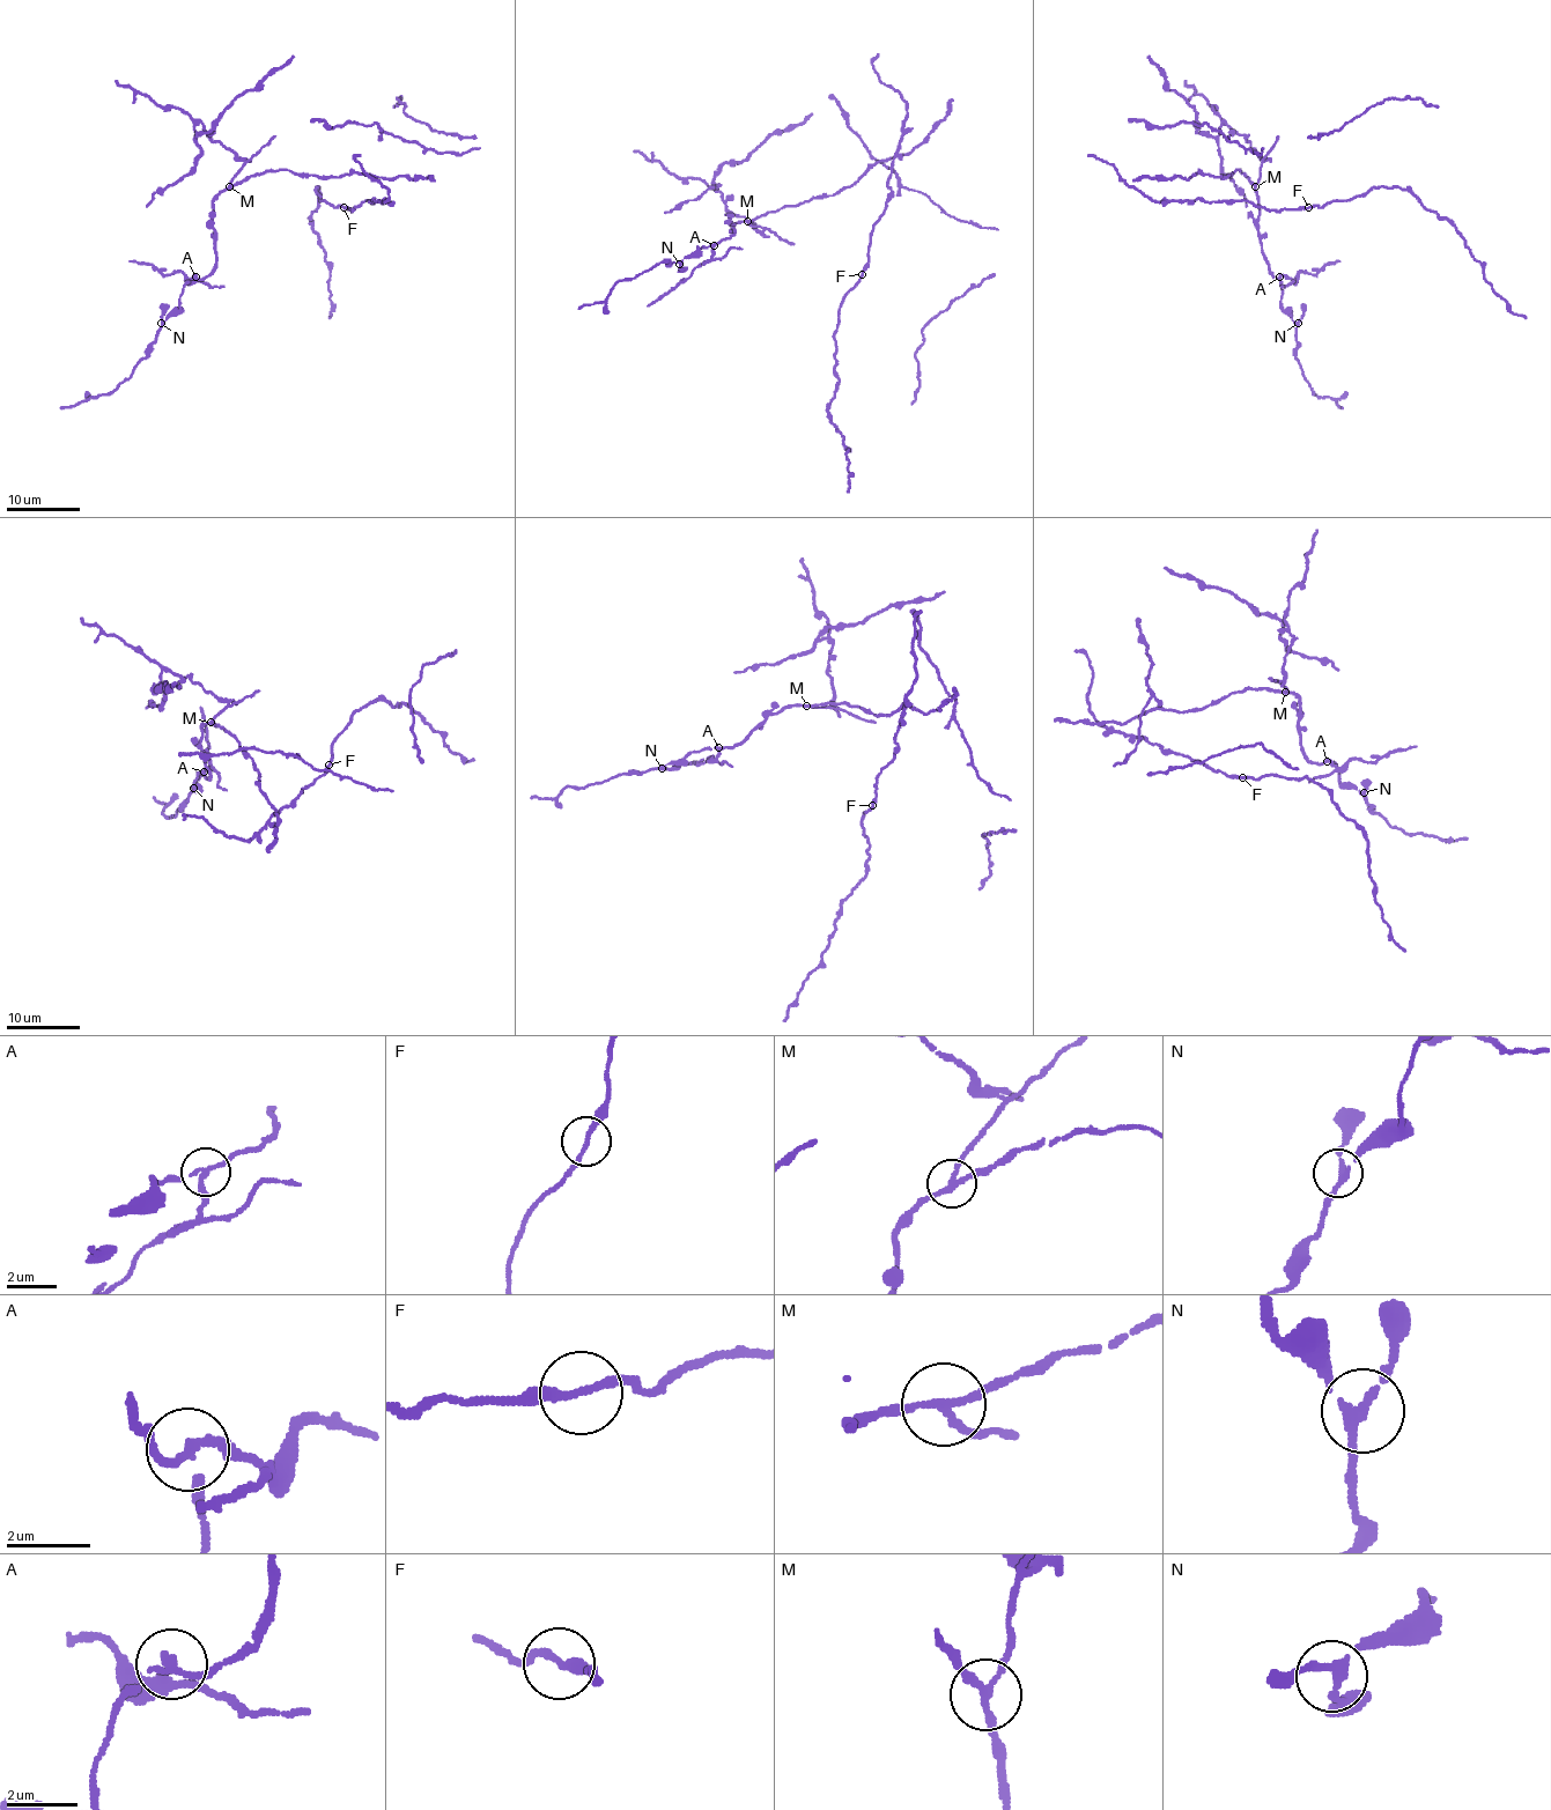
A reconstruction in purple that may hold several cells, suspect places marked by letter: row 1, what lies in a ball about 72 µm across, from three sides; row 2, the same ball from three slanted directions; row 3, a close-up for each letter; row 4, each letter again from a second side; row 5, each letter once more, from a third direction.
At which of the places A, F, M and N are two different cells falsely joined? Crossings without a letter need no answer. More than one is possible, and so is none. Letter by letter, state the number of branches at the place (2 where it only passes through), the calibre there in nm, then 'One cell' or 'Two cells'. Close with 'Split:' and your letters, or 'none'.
A: Branches: 3. Thickness 170 nm. Two cells
F: Branches: 2. Thickness 180 nm. One cell
M: Branches: 3. Thickness 180 nm. Two cells
N: Branches: 3. Thickness 200 nm. One cell
Split: A, M

